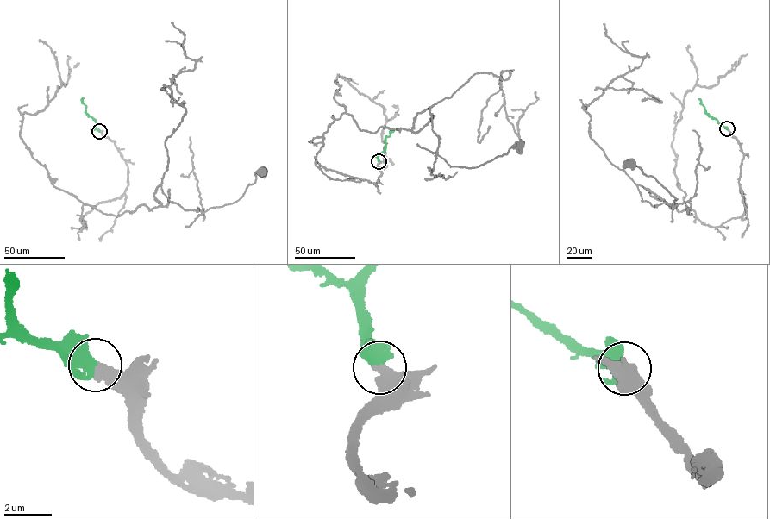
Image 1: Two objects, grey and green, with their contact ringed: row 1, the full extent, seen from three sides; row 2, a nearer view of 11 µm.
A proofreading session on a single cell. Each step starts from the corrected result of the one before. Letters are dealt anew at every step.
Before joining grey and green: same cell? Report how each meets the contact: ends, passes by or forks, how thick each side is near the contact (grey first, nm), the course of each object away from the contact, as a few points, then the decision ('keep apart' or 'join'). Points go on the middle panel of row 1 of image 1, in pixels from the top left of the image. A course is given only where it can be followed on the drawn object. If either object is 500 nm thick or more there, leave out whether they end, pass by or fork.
grey ends there; green passes by; 360 nm thick on the grey side, 320 nm on the other; grey runs (378, 161), (376, 185), (316, 159), (343, 113), (374, 133), (432, 105), (451, 166), (520, 144); green runs (378, 161), (378, 155), (384, 148), (385, 138), (394, 130); join

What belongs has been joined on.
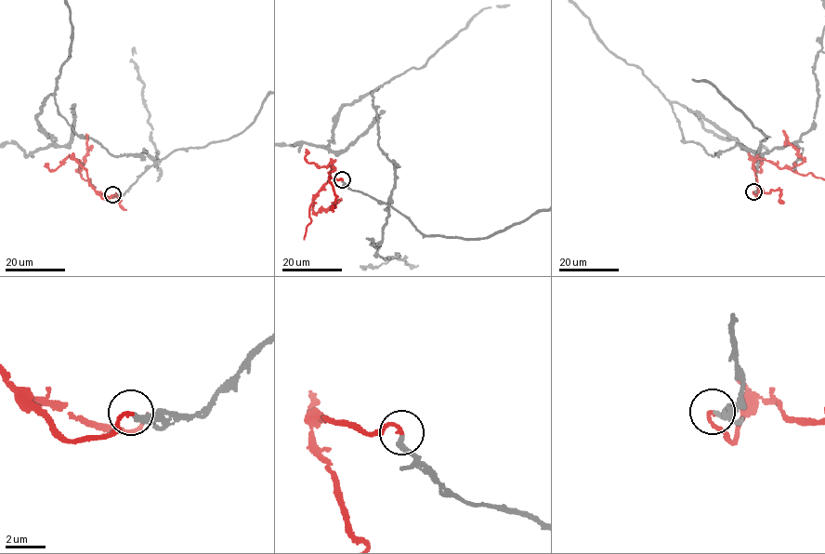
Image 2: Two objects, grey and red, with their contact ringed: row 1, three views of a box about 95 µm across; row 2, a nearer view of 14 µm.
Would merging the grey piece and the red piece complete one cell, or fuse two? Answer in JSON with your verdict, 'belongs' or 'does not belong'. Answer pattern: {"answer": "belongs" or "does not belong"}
{"answer": "belongs"}

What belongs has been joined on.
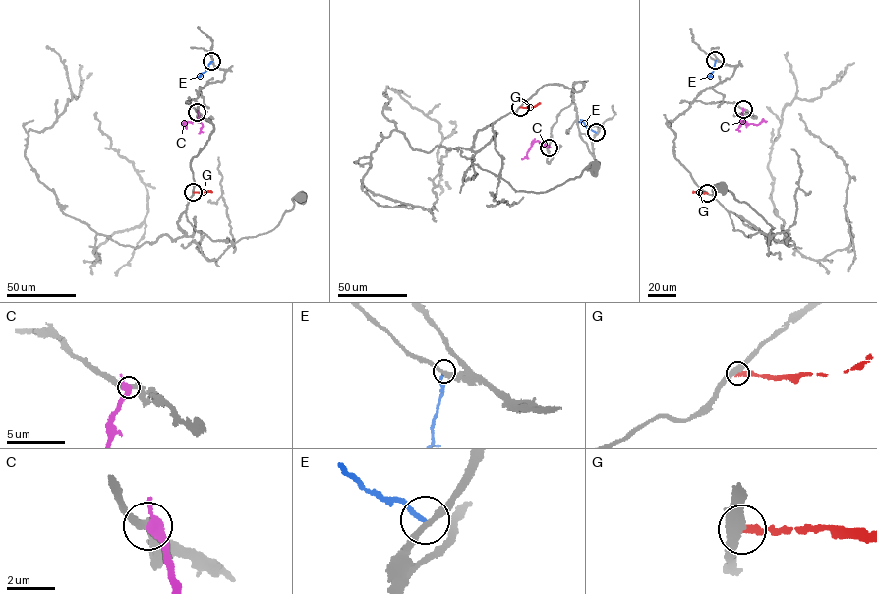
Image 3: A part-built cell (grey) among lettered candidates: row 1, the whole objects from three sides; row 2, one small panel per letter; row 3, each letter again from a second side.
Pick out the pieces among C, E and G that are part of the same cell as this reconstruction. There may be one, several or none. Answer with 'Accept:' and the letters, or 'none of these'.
Accept: none of these

